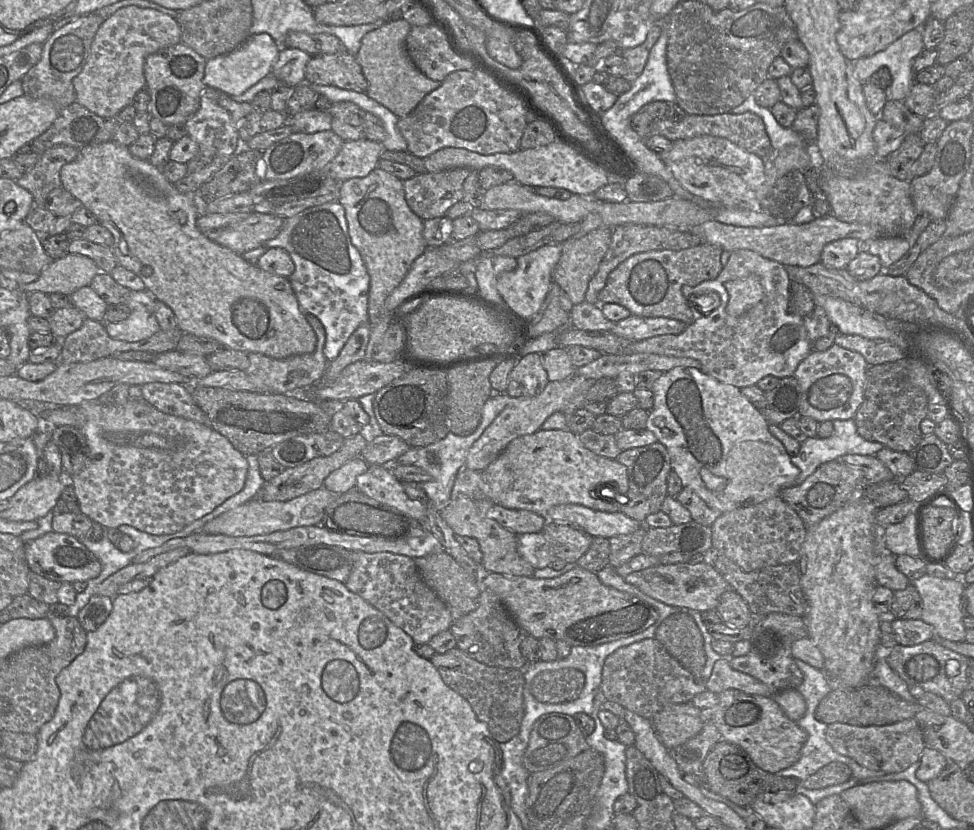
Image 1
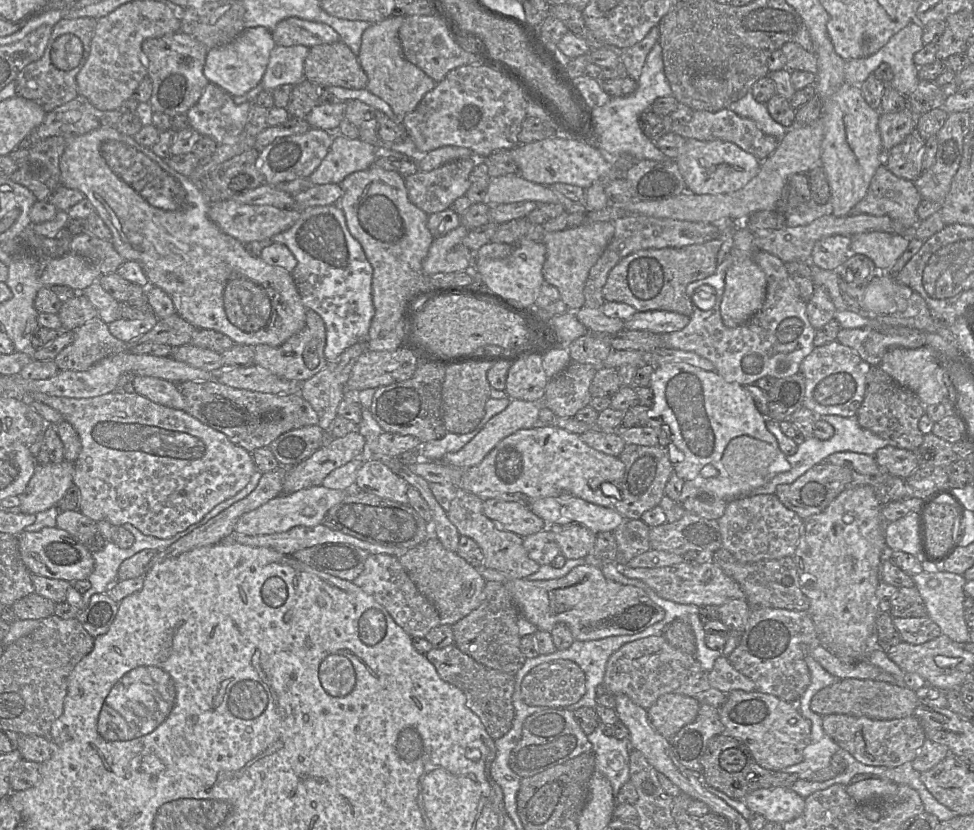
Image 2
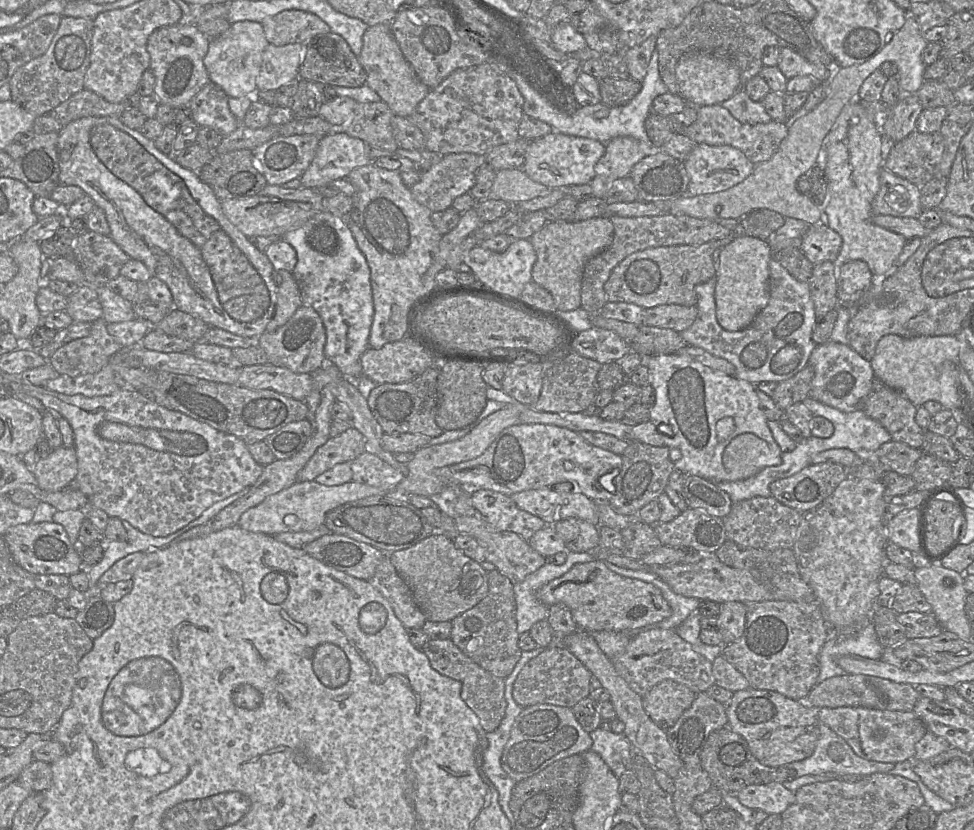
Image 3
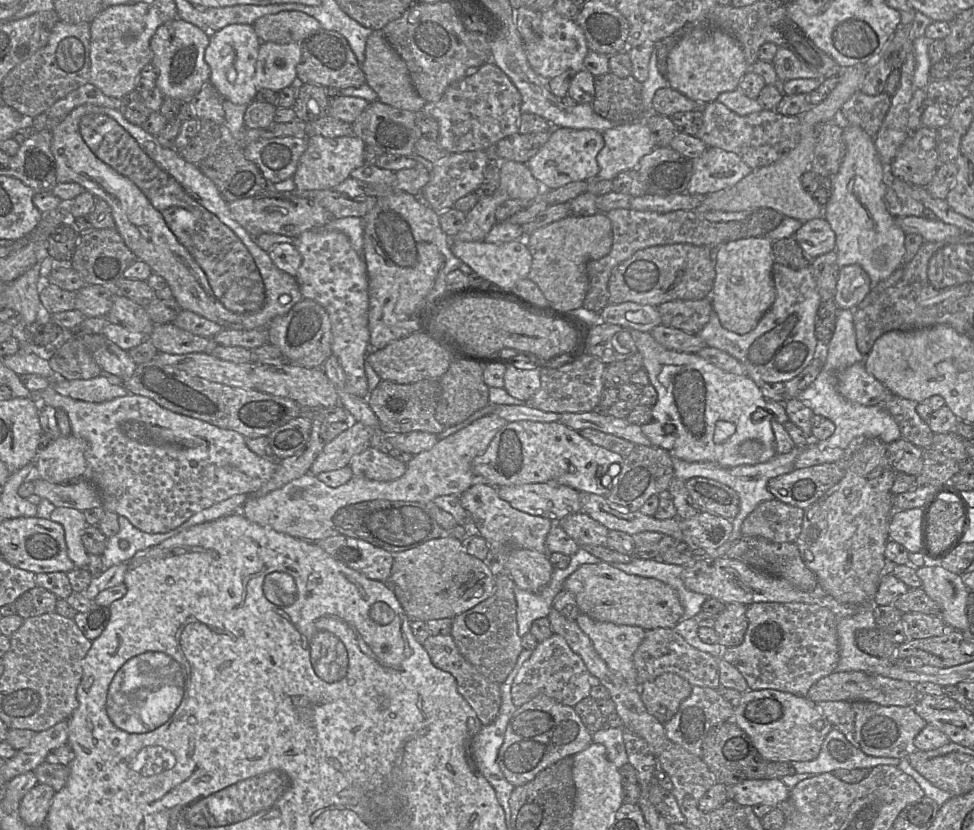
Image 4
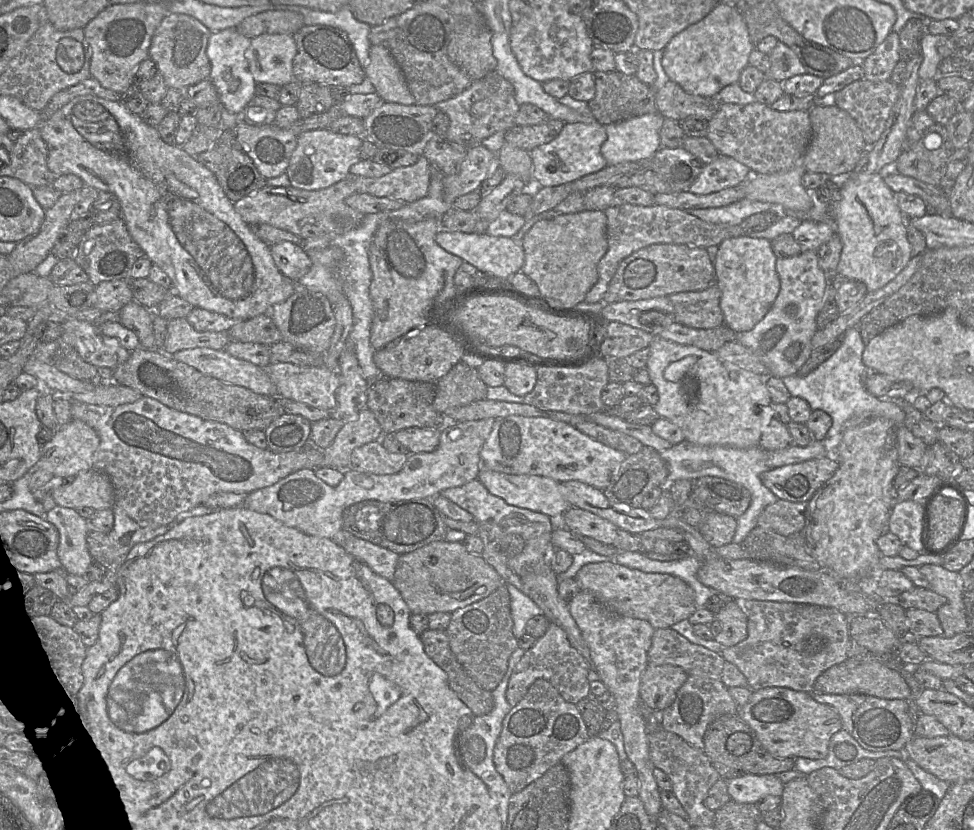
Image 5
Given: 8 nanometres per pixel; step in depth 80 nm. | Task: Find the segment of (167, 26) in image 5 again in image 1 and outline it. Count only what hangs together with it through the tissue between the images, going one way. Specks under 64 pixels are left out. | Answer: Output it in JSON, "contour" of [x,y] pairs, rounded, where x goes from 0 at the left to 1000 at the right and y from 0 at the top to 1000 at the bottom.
{"contour":[[[188,51],[153,66],[148,77],[148,89],[150,94],[149,106],[151,106],[154,113],[154,140],[163,143],[171,152],[190,149],[204,130],[205,116],[211,105],[208,99],[211,75],[211,70],[203,65]]]}

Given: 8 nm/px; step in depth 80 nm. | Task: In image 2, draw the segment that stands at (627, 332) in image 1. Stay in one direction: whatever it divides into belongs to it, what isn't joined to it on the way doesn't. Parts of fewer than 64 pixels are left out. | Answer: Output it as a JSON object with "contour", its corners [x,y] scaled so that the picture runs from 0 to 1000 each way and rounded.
{"contour":[[[671,373],[653,376],[641,387],[641,396],[662,398],[672,402],[685,402],[701,396],[707,388],[707,381],[694,376]]]}

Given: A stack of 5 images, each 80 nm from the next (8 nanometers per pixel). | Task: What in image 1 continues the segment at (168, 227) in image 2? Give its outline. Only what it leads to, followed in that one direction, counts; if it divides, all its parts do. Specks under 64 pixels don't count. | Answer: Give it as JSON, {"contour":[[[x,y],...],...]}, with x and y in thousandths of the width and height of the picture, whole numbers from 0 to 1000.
{"contour":[[[113,169],[81,180],[79,190],[64,200],[62,216],[64,225],[114,280],[114,299],[121,318],[143,333],[150,351],[177,372],[188,402],[218,407],[229,419],[267,425],[282,433],[323,422],[324,402],[307,369],[297,335],[271,327],[208,283],[201,271],[205,259],[200,233],[186,233],[153,193],[139,190],[132,177]]]}

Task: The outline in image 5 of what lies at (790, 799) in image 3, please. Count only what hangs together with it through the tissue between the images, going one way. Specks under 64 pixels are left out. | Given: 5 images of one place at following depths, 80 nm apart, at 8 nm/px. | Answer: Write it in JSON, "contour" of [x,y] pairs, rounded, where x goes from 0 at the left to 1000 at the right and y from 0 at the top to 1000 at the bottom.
{"contour":[[[767,933],[745,941],[749,964],[758,967],[775,969],[790,958],[803,960],[805,953],[805,943],[794,933]]]}

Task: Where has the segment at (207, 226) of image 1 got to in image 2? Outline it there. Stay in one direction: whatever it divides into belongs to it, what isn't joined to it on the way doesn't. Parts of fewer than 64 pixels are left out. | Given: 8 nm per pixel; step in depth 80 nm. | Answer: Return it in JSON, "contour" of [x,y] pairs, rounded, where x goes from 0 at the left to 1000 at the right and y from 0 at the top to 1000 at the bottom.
{"contour":[[[239,240],[228,241],[217,246],[214,261],[227,278],[243,288],[251,295],[261,290],[279,288],[298,276],[309,261],[310,254],[305,251],[284,251],[275,247],[254,247]]]}

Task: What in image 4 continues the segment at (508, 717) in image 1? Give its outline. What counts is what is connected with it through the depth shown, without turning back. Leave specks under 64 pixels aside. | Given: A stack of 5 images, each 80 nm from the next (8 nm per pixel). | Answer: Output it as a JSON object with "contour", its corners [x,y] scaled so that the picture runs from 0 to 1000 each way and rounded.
{"contour":[[[462,764],[441,765],[434,778],[446,802],[462,811],[467,817],[470,834],[488,857],[494,872],[502,873],[507,870],[514,851],[514,824],[503,820],[482,799],[471,786]]]}

